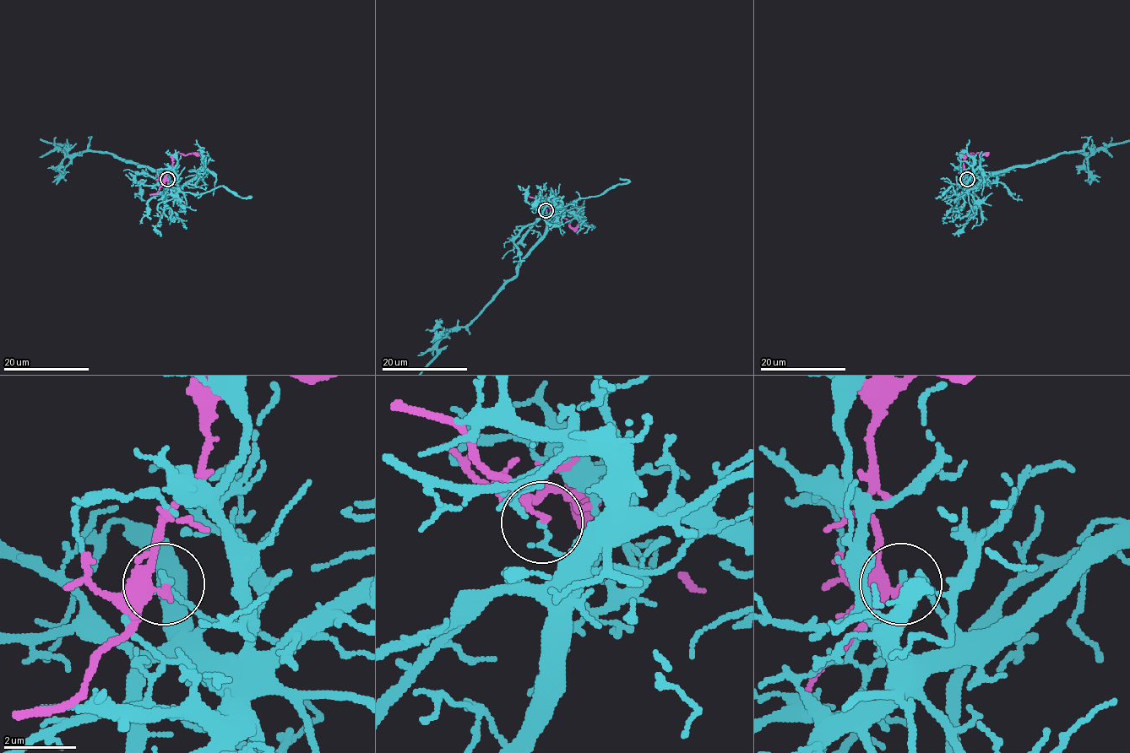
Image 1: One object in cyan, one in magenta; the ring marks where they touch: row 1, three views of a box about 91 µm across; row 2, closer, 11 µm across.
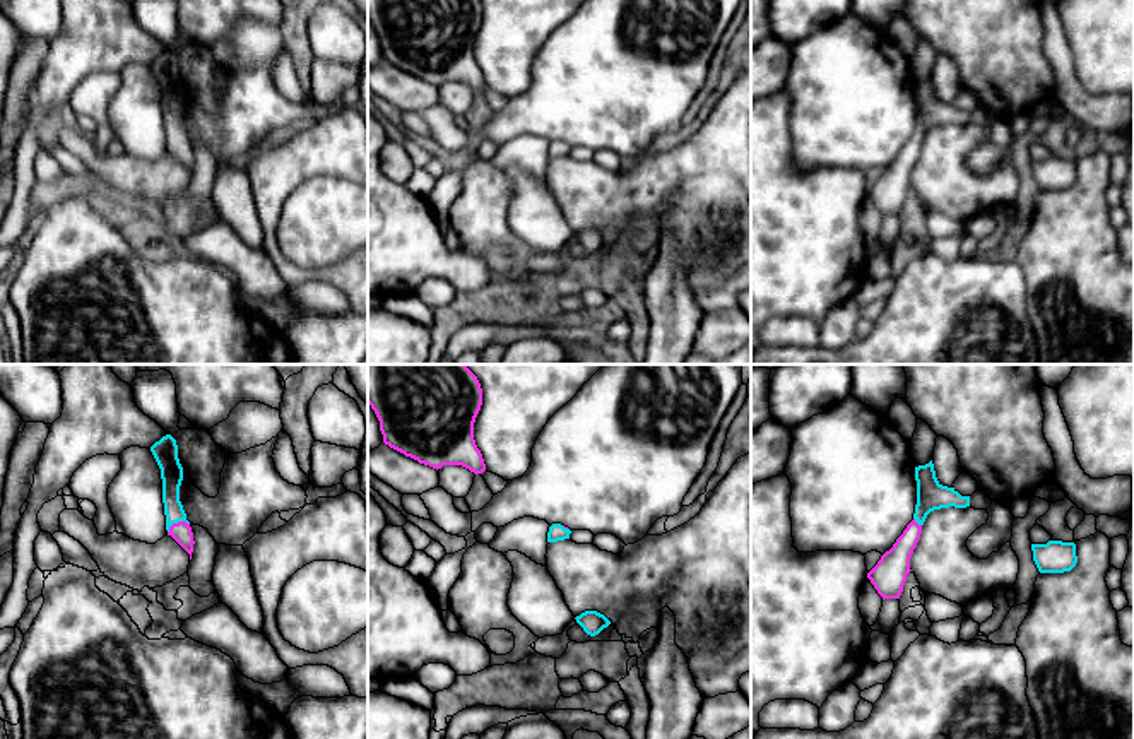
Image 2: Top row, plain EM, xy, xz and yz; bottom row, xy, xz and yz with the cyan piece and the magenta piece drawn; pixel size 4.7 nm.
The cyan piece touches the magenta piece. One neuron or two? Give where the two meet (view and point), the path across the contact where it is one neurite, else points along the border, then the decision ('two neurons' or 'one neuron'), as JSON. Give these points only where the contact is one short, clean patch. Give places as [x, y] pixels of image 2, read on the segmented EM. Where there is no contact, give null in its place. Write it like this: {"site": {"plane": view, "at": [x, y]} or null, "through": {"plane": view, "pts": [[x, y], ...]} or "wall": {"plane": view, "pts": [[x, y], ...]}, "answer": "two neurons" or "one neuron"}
{"site": {"plane": "xy", "at": [177, 522]}, "answer": "two neurons"}

